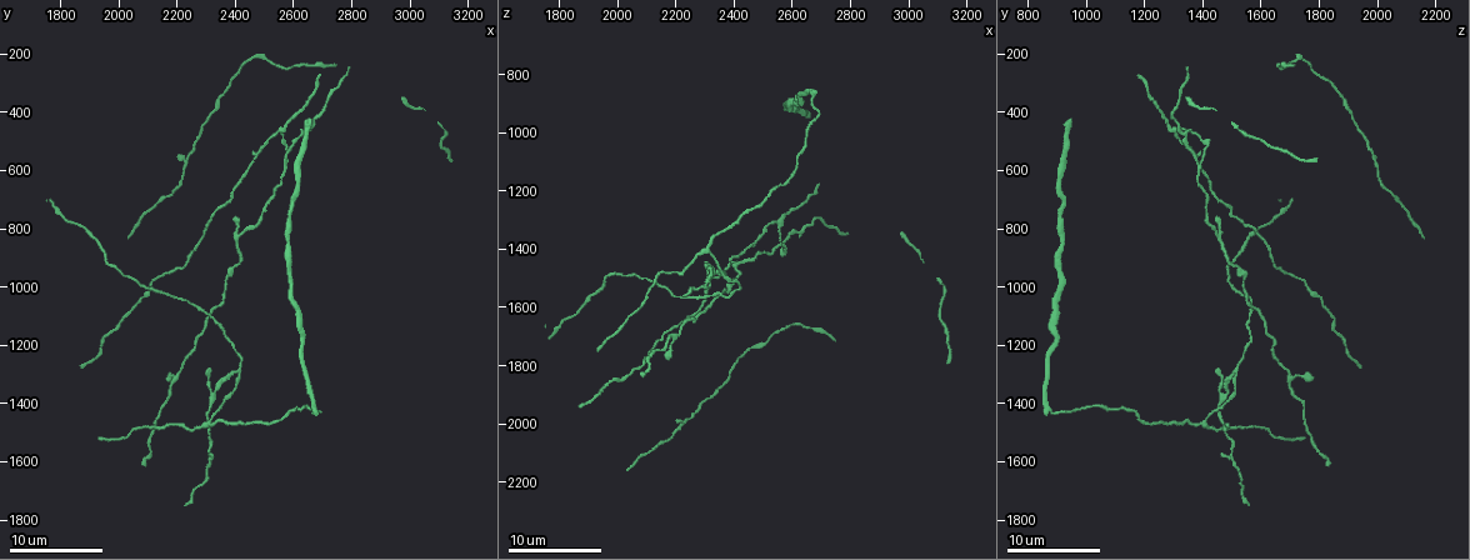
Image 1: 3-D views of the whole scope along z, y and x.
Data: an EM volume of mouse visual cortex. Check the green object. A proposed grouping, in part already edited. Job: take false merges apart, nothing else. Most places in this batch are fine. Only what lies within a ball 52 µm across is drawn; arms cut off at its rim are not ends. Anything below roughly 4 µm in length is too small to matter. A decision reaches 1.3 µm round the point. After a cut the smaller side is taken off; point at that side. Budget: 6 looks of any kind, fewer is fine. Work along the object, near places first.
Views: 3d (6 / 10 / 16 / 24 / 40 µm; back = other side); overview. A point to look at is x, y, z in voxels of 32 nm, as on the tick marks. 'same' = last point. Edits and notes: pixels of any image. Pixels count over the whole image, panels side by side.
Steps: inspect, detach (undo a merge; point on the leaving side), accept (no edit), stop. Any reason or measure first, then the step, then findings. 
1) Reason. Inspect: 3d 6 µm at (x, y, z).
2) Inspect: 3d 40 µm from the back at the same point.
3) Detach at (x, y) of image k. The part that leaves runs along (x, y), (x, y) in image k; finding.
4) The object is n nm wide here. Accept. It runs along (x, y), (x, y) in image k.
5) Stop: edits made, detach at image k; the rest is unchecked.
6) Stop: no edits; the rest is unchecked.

Two arms in line, one across. Inspect: 3d 10 µm at (2570, 580, 1390).

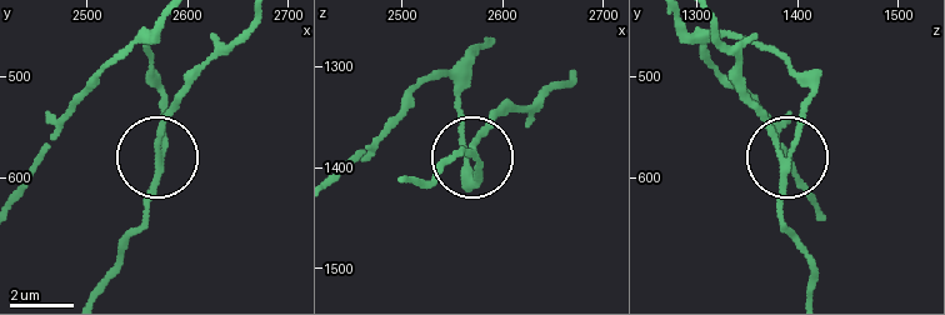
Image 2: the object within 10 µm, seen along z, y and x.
Inspect: 3d 6 µm at the same point.

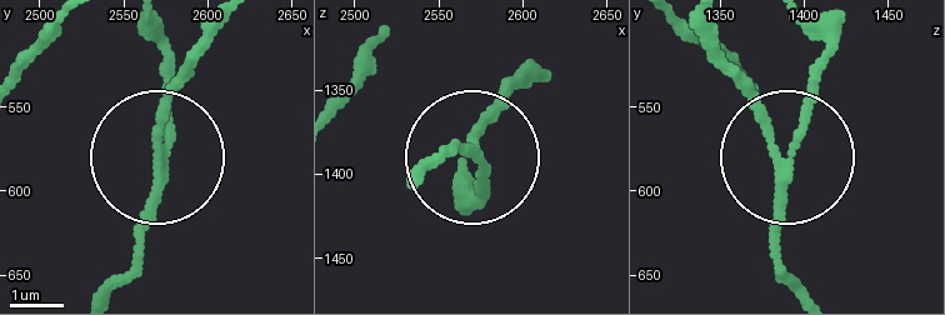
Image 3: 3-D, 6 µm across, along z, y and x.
The object is 160 nm wide here. Detach at (174, 93) of image 3. The part that leaves runs along (158, 166), (166, 90), (224, 23) in image 3; two cells meet here.

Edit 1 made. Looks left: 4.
Redraw. Inspect: overview.

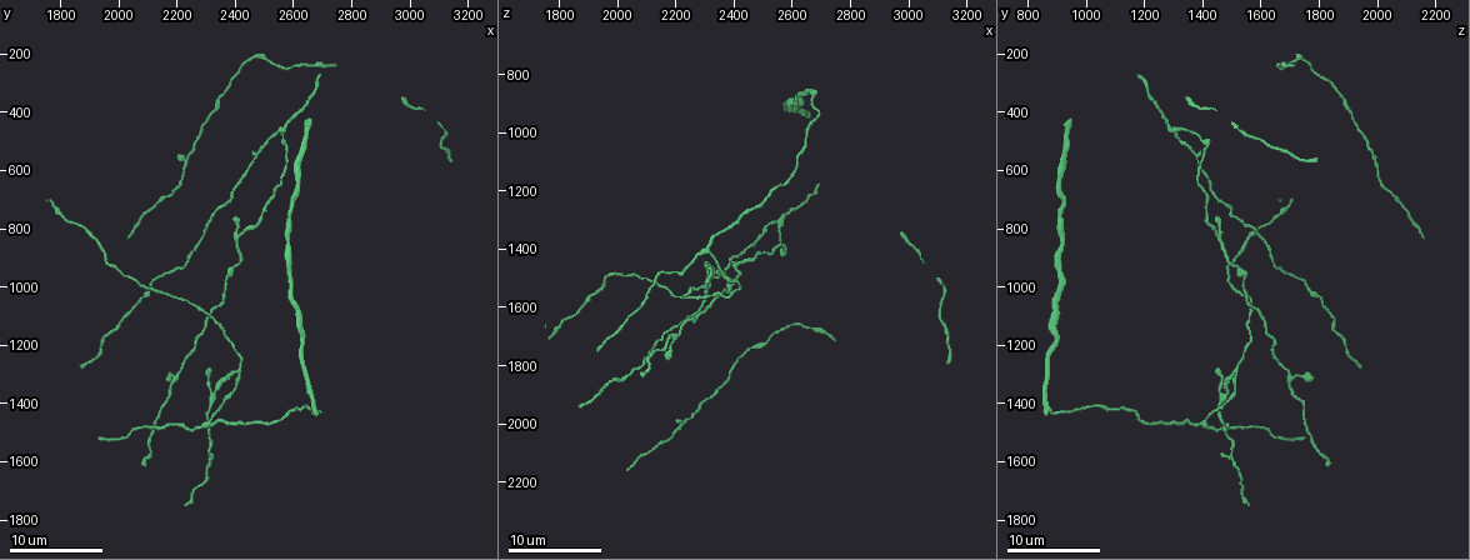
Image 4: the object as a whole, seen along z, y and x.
Four arms meet. Inspect: 3d 16 µm at (2320, 1070, 1580).

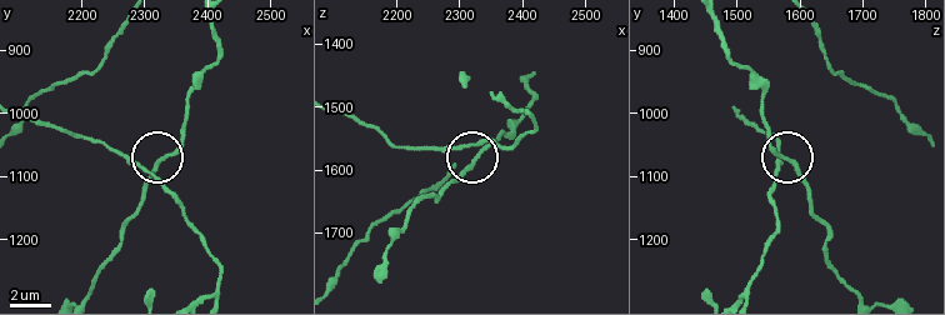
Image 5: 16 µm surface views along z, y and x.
Inspect: 3d 6 µm at (2325, 1075, 1580).

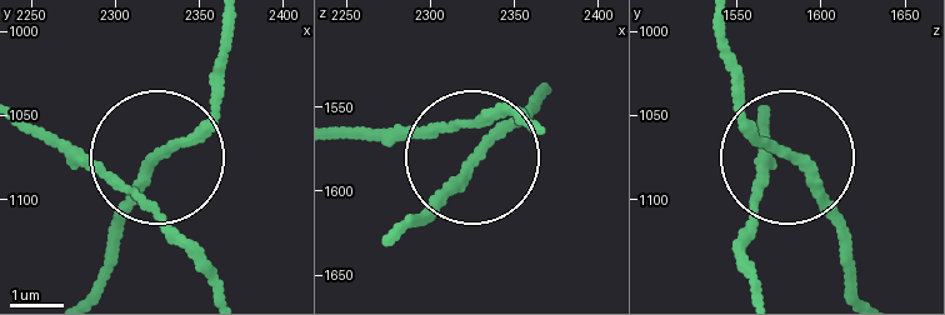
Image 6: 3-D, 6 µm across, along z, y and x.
4 arms meet here. Accept. It runs along (233, 24), (215, 105), (156, 159), (116, 249) in image 6; all the same cell.

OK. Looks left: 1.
Three arms meet. Inspect: 3d 10 µm at (2400, 1290, 1510).

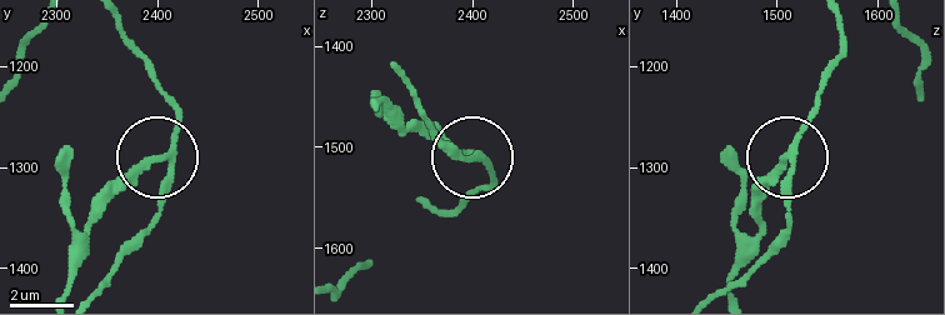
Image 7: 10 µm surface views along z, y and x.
The object is 190 nm wide here. Detach at (129, 178) of image 7. The part that leaves runs along (164, 154), (110, 199), (65, 288) in image 7; two cells meet here.

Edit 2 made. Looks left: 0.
Stop: edits made, detach at image 3, detach at image 7; the rest is unchecked.

